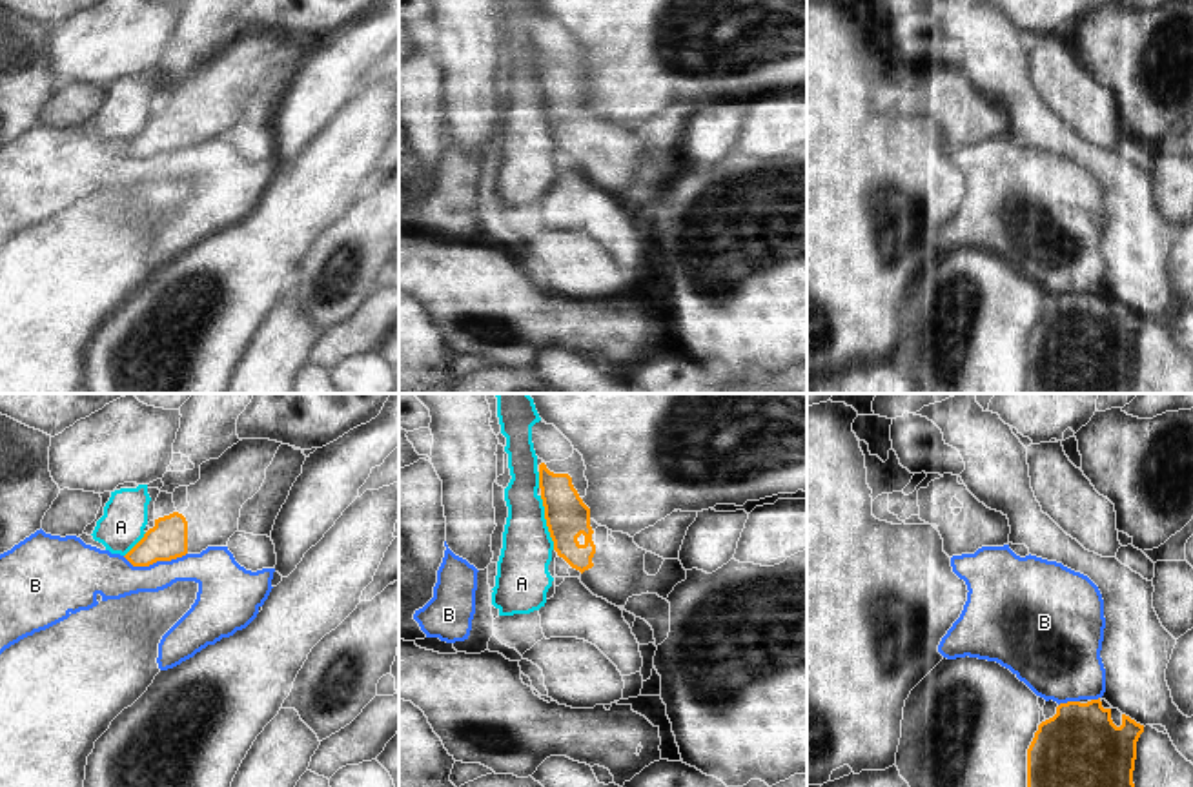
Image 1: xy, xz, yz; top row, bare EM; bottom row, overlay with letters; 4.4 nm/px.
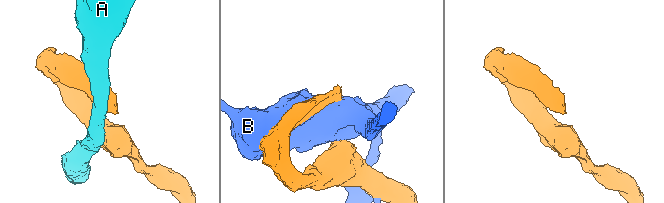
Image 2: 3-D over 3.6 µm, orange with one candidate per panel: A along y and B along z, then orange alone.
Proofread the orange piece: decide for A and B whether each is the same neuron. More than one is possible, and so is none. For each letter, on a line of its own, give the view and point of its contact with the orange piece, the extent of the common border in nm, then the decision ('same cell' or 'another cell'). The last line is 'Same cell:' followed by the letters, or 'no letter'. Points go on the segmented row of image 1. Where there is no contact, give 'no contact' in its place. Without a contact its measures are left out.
A: xz (547, 523) | 240 nm | another cell
B: xy (153, 562) | 280 nm | another cell
Same cell: no letter

